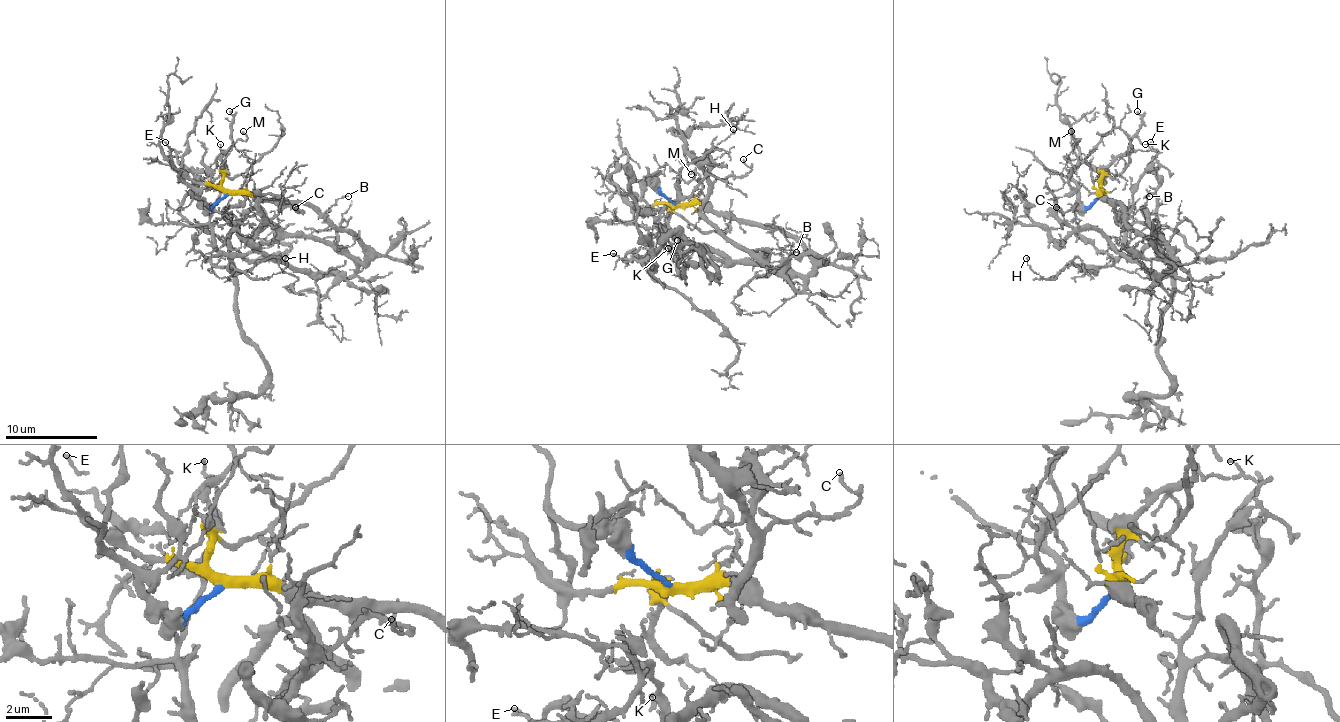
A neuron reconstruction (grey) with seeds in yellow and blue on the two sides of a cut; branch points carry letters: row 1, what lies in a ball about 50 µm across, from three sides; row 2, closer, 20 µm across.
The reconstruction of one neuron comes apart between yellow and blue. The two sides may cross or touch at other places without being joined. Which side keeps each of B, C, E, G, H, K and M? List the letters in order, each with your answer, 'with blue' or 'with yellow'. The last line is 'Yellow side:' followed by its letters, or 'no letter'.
B: with yellow
C: with yellow
E: with yellow
G: with yellow
H: with yellow
K: with yellow
M: with blue
Yellow side: B, C, E, G, H, K

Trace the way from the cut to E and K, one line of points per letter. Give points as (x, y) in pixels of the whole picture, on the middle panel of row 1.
E: (675, 204), (776, 225), (813, 269), (721, 262), (663, 229), (663, 246), (629, 259), (642, 262), (612, 252)
K: (675, 204), (776, 225), (813, 269), (785, 275), (721, 262), (658, 229), (672, 259), (668, 248)

